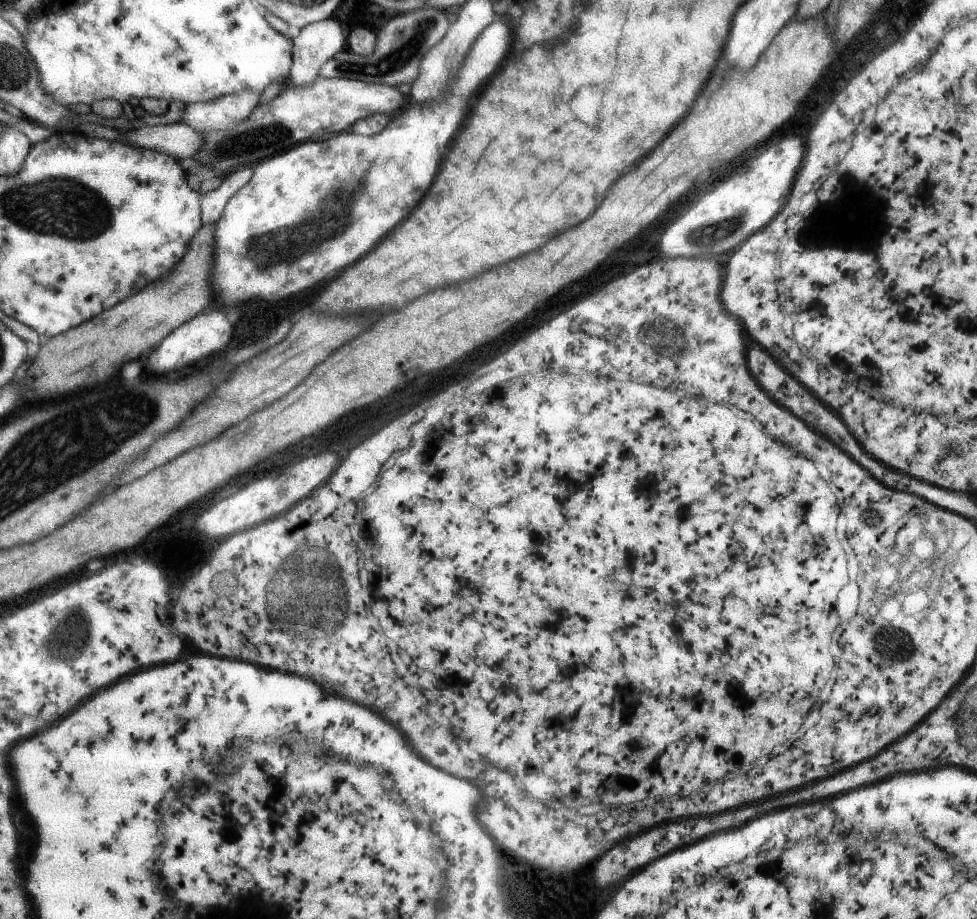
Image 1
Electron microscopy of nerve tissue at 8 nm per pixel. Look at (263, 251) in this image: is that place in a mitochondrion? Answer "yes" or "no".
yes

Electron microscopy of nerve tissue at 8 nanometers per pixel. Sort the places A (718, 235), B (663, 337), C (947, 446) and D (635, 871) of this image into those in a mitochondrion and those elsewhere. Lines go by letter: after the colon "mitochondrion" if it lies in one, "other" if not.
A: mitochondrion
B: mitochondrion
C: mitochondrion
D: other

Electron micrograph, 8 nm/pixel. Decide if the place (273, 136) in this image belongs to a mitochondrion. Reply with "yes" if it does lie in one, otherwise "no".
yes

